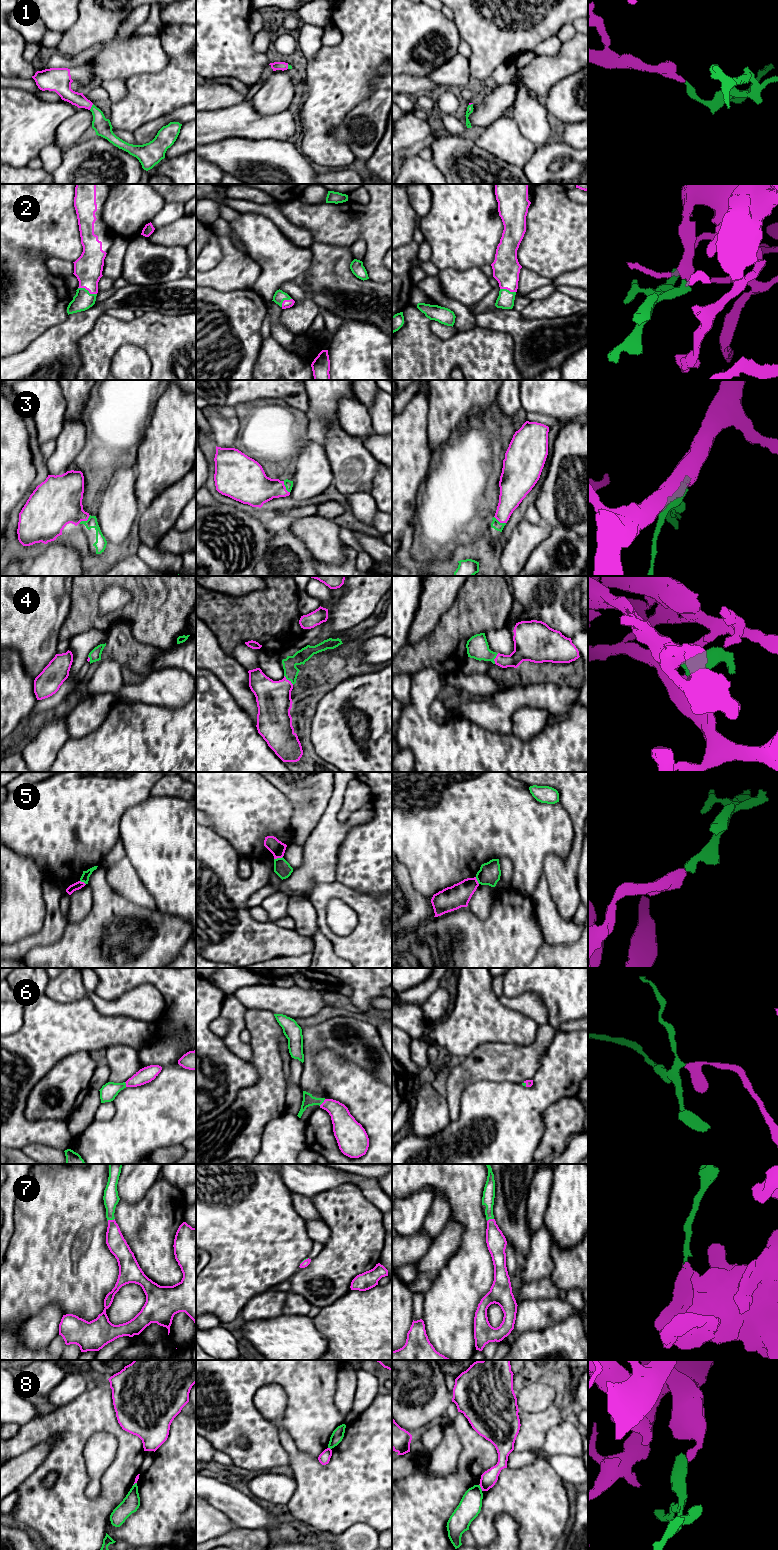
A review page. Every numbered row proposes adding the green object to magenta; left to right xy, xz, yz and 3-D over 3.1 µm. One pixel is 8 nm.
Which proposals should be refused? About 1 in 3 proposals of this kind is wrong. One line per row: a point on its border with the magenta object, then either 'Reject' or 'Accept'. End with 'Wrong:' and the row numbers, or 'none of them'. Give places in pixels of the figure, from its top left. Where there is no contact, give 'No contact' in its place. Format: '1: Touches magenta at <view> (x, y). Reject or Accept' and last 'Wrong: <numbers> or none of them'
1: Touches magenta at xy (91, 106). Accept
2: Touches magenta at xy (87, 289). Accept
3: Touches magenta at yz (501, 522). Accept
4: Touches magenta at xz (288, 680). Accept
5: Touches magenta at xz (278, 857). Reject
6: Touches magenta at xz (323, 1102). Accept
7: Touches magenta at xy (110, 1220). Accept
8: Touches magenta at yz (480, 1486). Reject
Wrong: 5, 8

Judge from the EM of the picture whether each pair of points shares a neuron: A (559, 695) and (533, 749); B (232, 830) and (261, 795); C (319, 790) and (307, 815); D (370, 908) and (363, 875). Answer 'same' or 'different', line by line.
A: different
B: same
C: same
D: different

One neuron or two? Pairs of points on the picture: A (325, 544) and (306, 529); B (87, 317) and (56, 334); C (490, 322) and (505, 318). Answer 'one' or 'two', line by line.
A: one
B: one
C: one

